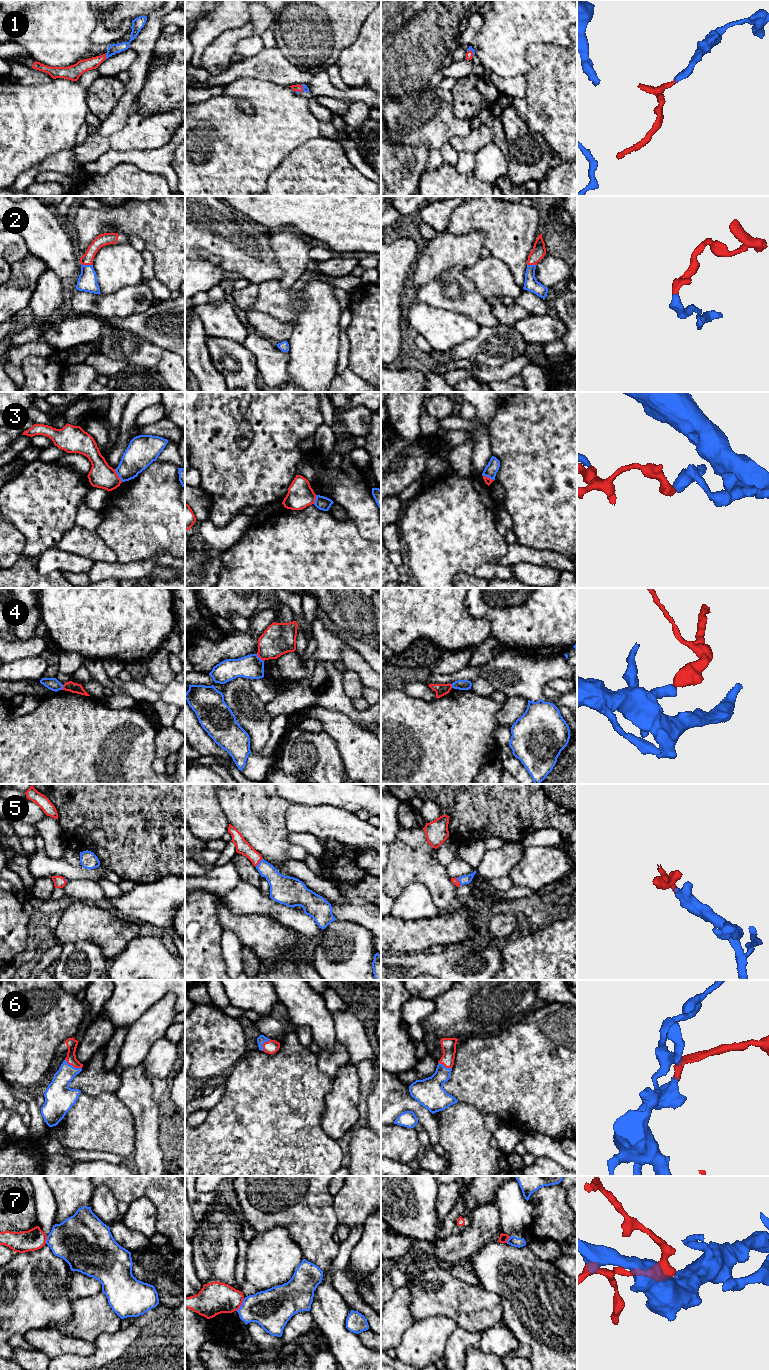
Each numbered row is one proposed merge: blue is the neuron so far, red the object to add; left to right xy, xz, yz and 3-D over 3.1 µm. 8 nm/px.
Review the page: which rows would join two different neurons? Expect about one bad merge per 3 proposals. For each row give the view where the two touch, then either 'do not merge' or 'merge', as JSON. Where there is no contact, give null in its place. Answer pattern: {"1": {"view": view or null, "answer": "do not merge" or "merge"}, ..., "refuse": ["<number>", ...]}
{"1": {"view": "xy", "answer": "merge"}, "2": {"view": "xy", "answer": "merge"}, "3": {"view": "xy", "answer": "do not merge"}, "4": {"view": "xz", "answer": "do not merge"}, "5": {"view": "xz", "answer": "merge"}, "6": {"view": "xy", "answer": "merge"}, "7": {"view": "xz", "answer": "do not merge"}, "refuse": ["3", "4", "7"]}

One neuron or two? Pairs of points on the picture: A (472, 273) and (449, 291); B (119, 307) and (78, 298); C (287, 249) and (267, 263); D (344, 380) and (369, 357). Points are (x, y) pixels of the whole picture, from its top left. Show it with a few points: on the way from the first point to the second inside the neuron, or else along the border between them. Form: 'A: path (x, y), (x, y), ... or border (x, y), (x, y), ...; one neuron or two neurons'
A: border (463, 269), (466, 276), (482, 294); two neurons
B: path (109, 307), (99, 307), (97, 309), (88, 303); one neuron
C: border (270, 236), (270, 246), (281, 271), (277, 279); two neurons
D: border (348, 368), (367, 381); two neurons

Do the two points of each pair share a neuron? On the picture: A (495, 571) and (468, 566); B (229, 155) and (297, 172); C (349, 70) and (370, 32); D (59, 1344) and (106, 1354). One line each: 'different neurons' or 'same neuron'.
A: different neurons
B: different neurons
C: same neuron
D: different neurons

